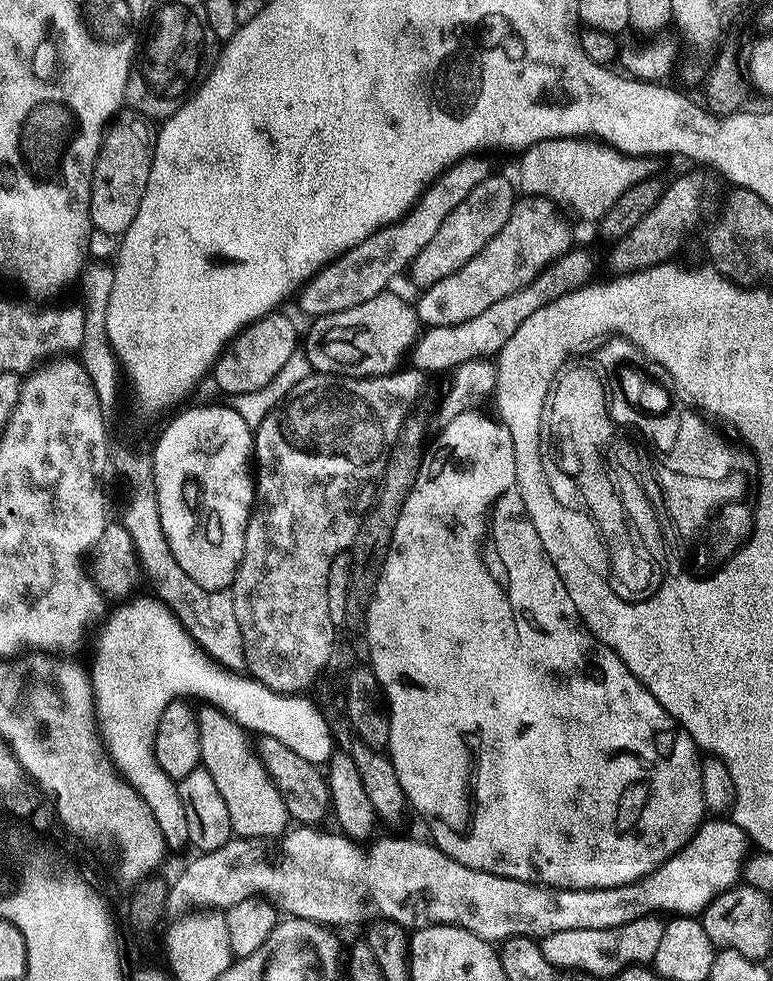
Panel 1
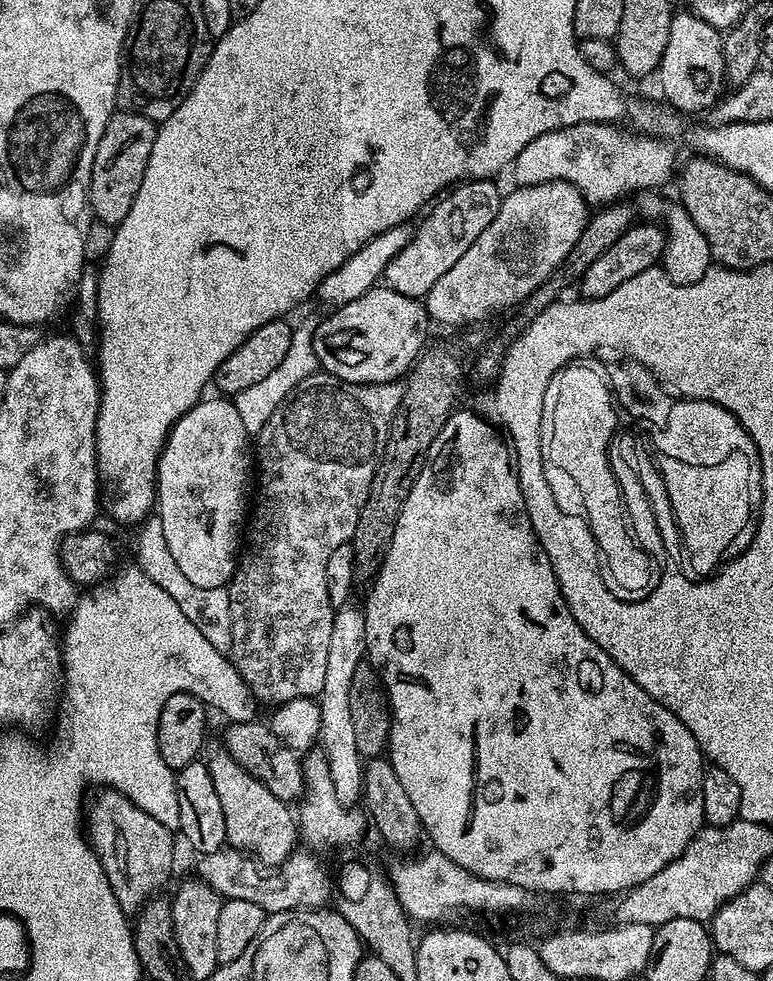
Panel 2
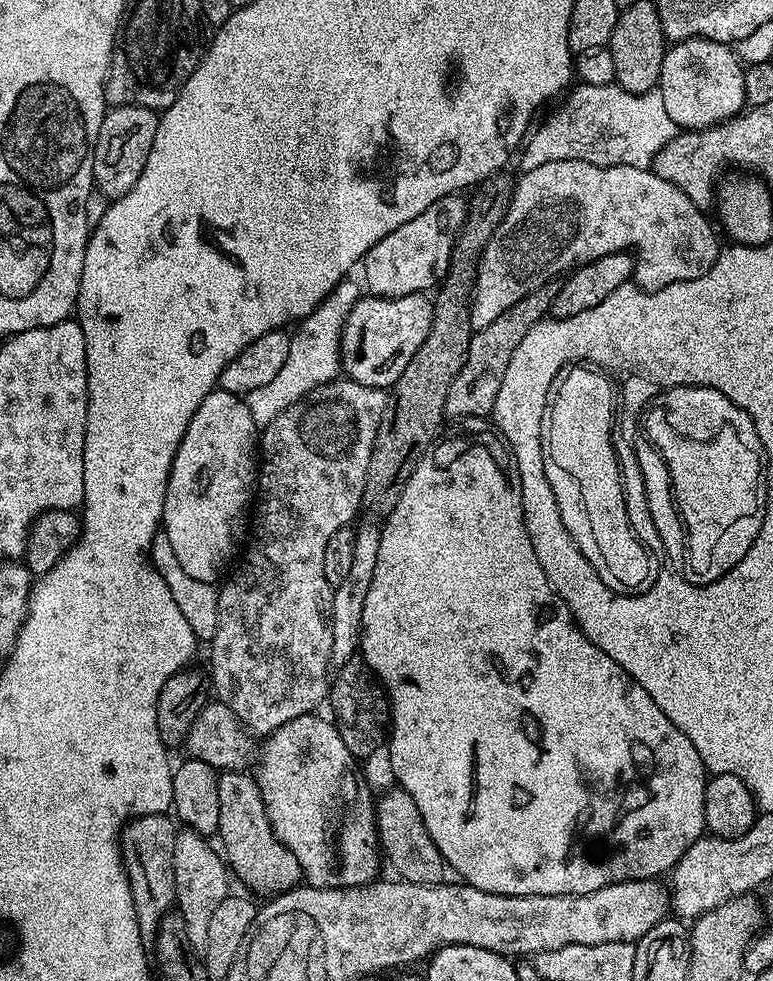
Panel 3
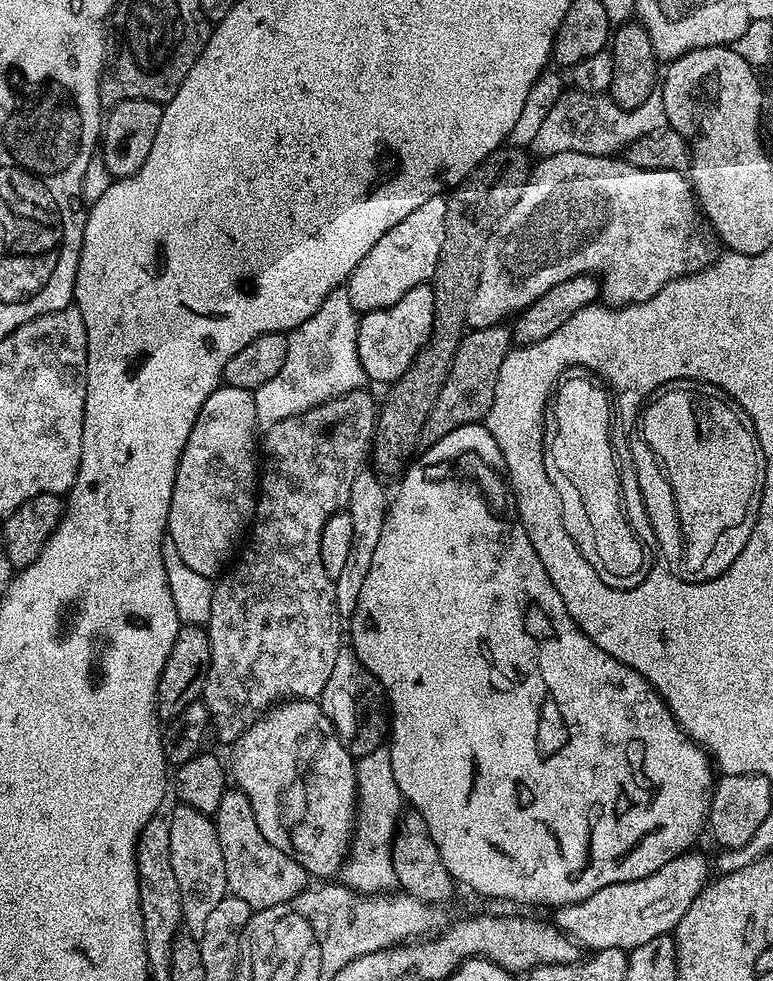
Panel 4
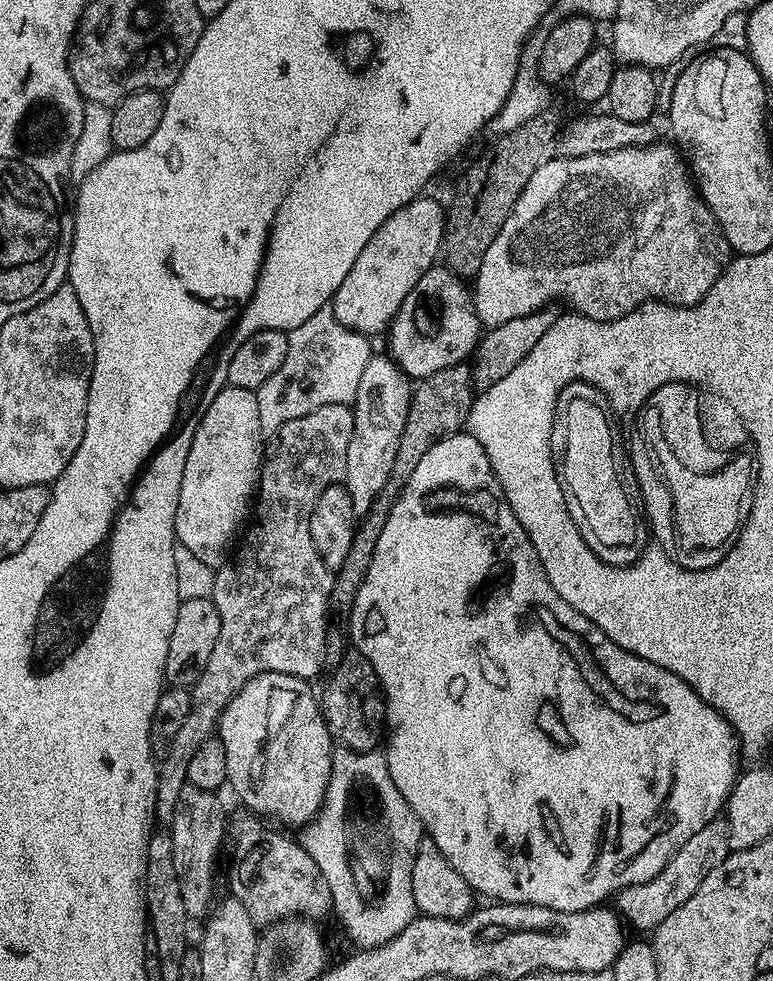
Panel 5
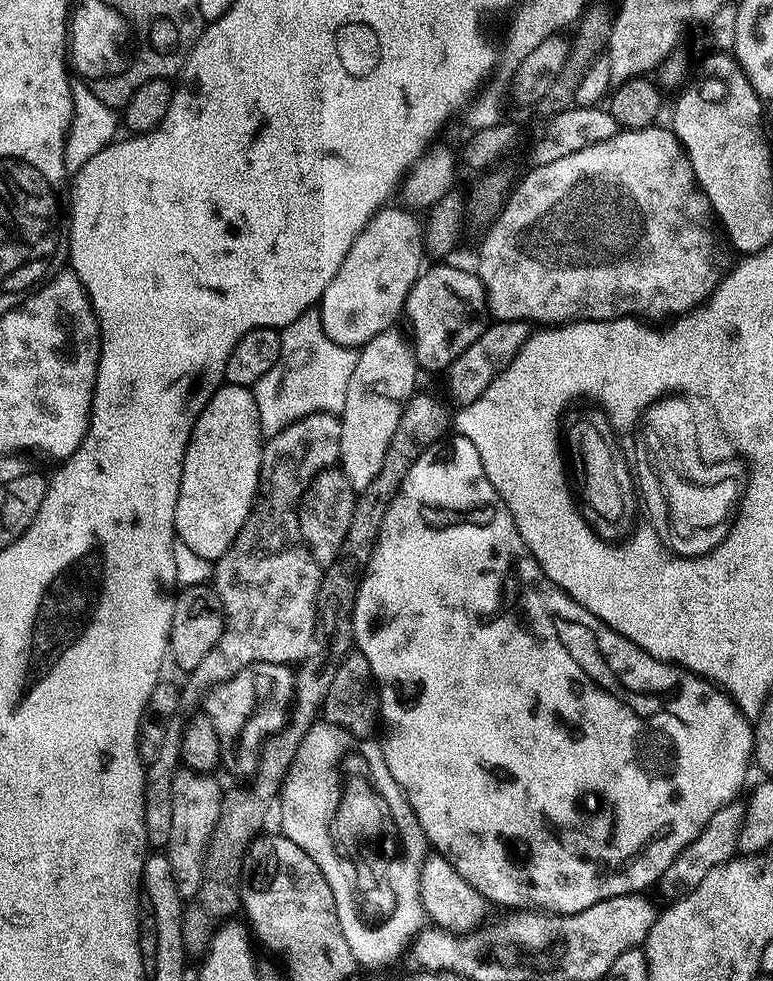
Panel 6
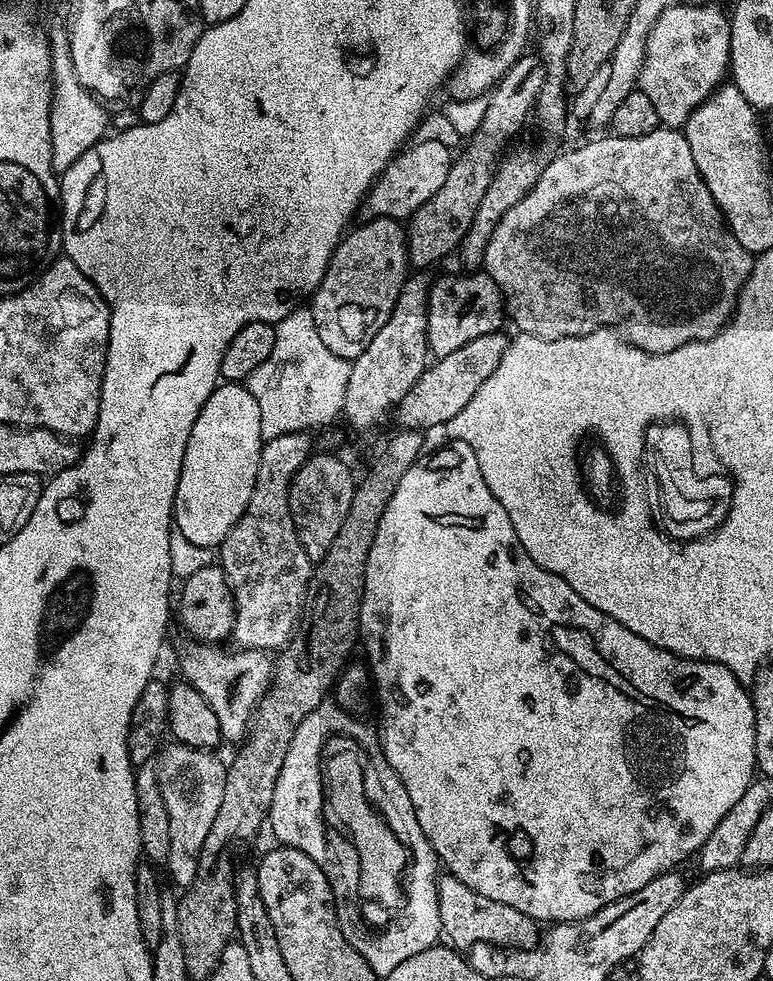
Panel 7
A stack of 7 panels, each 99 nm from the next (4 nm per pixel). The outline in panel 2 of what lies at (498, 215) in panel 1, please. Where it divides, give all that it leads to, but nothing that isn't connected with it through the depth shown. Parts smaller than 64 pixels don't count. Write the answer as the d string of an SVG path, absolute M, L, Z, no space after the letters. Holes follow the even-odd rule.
M492 178L483 180L465 180L453 187L447 194L441 195L431 205L428 217L412 233L410 242L394 254L394 258L386 266L383 279L387 287L392 288L398 294L415 296L417 298L427 297L428 291L474 246L474 238L494 222L494 218L500 209L502 192L496 189L497 181Z

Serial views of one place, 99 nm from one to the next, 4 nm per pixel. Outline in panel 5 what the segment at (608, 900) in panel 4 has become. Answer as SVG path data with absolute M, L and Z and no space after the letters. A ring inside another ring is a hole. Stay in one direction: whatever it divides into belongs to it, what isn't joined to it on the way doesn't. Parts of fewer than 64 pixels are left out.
M720 818L711 820L672 855L658 875L616 893L614 903L620 907L619 915L636 928L655 930L670 918L670 914L674 914L674 910L678 910L678 906L682 906L682 902L686 902L686 898L690 898L690 894L694 894L694 890L698 890L698 886L702 886L702 878L706 878L714 866L722 866L729 851L727 823Z

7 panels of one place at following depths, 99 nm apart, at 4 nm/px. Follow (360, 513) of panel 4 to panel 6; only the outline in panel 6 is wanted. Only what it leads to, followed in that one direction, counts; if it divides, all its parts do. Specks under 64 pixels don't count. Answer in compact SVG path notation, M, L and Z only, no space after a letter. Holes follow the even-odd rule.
M396 330L379 332L357 351L354 374L346 390L346 406L339 413L342 446L338 461L356 493L366 490L366 486L378 478L378 470L382 470L386 450L390 450L390 438L394 438L394 430L398 430L408 399L417 391L416 372L416 357L405 337L403 340Z

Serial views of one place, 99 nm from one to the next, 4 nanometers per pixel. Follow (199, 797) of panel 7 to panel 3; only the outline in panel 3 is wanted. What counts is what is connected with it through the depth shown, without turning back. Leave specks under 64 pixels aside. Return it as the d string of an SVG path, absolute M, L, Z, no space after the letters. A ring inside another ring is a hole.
M191 830L177 831L174 842L175 907L186 922L188 943L196 950L206 946L206 930L210 927L210 914L214 914L214 906L230 895L230 869L223 855L208 843L205 837Z

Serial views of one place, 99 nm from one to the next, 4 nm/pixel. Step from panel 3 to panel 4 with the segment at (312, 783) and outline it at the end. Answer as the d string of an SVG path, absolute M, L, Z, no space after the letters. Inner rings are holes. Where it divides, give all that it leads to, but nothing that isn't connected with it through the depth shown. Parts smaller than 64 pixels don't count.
M293 700L277 703L261 715L255 724L249 724L235 742L234 747L240 751L230 754L230 776L235 787L248 795L250 806L256 804L254 818L258 822L258 830L262 830L262 838L274 846L284 840L284 820L280 820L280 796L284 796L284 788L292 784L292 776L296 776L296 768L292 768L292 760L300 764L300 748L304 748L304 736L312 736L316 732L316 724L320 724L320 716L324 711L316 700Z

